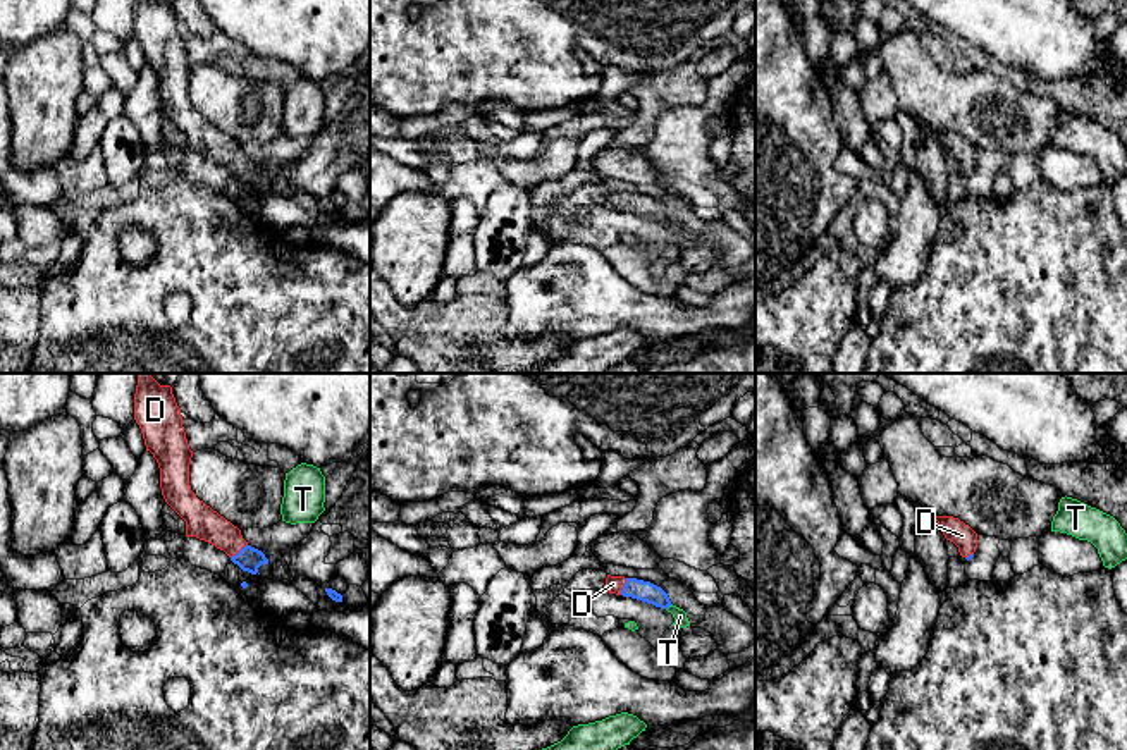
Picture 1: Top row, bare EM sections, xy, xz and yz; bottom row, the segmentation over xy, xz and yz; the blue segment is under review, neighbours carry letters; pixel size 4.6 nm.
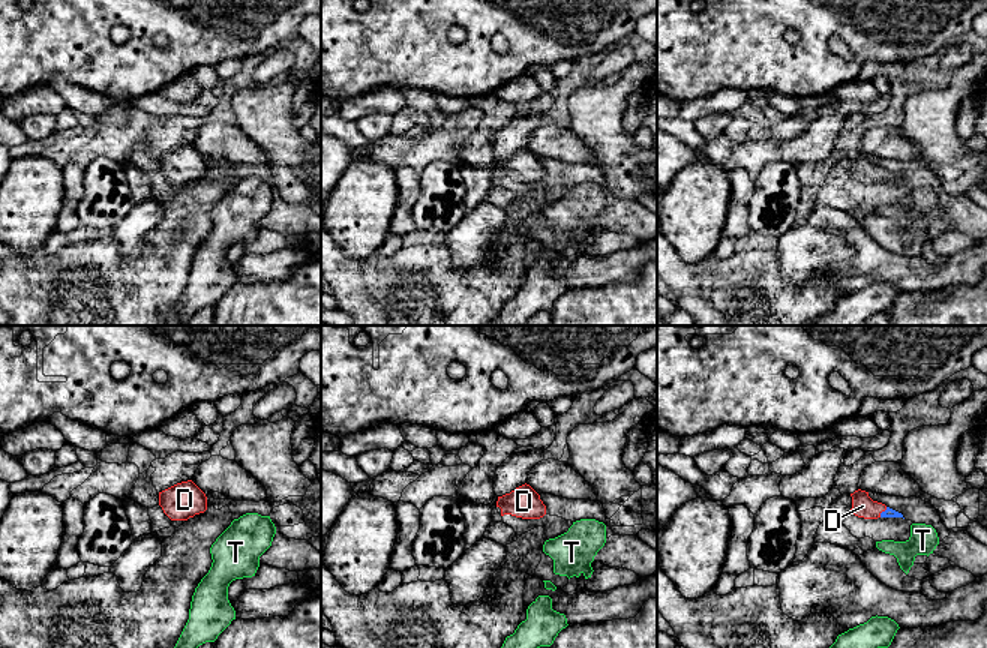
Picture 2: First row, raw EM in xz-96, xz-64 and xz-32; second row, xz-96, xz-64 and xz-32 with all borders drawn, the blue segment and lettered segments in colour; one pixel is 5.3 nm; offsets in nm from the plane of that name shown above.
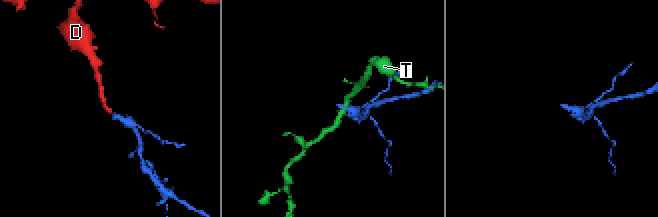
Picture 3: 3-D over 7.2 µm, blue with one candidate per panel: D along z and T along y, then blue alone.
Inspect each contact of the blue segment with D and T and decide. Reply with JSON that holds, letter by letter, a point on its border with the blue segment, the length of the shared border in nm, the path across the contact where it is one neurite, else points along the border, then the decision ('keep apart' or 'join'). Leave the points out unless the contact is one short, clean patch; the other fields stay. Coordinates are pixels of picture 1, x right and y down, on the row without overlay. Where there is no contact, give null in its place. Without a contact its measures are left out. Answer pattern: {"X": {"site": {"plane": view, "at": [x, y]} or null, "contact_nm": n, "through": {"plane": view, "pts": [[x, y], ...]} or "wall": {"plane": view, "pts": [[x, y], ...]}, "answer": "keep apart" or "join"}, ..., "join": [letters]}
{"D": {"site": {"plane": "xy", "at": [240, 165]}, "contact_nm": 100, "through": {"plane": "xy", "pts": [[248, 172], [240, 165], [222, 148], [202, 136]]}, "answer": "join"}, "T": {"site": {"plane": "xz", "at": [668, 221]}, "contact_nm": 40, "wall": {"plane": "xz", "pts": [[671, 219], [666, 224]]}, "answer": "keep apart"}, "join": ["D"]}

